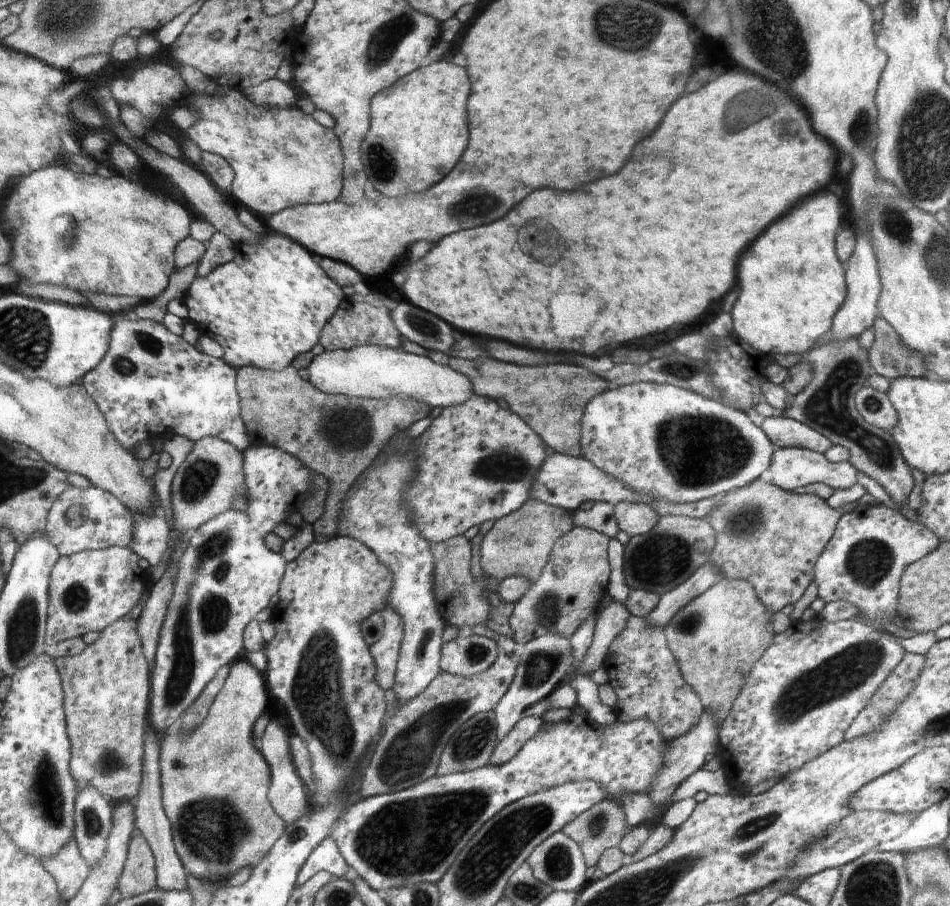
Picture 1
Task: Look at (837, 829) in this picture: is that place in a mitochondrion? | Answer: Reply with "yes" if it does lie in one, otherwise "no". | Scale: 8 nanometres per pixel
no

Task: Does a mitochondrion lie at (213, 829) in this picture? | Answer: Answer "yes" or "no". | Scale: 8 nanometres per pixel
yes

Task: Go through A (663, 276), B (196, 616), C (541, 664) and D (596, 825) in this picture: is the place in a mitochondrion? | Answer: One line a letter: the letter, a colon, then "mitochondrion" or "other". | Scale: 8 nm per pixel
A: other
B: mitochondrion
C: mitochondrion
D: mitochondrion

